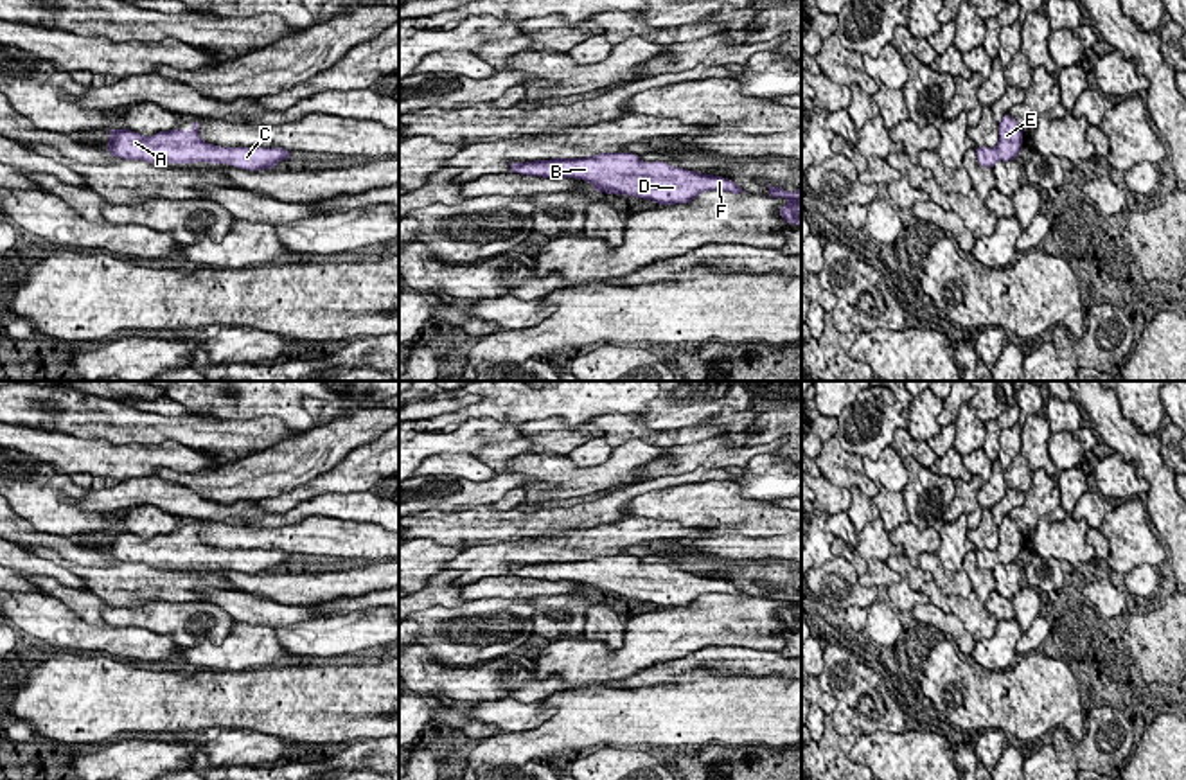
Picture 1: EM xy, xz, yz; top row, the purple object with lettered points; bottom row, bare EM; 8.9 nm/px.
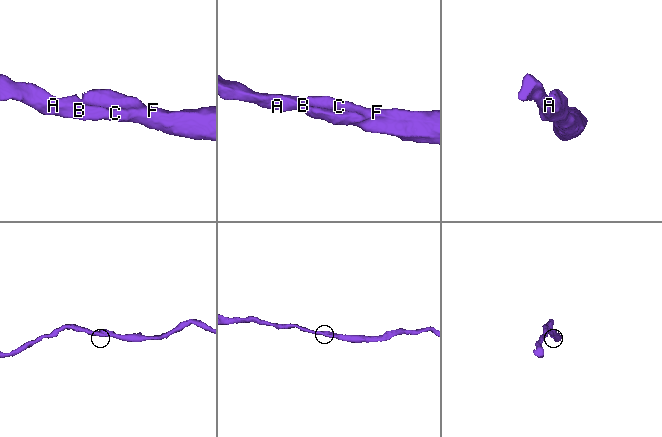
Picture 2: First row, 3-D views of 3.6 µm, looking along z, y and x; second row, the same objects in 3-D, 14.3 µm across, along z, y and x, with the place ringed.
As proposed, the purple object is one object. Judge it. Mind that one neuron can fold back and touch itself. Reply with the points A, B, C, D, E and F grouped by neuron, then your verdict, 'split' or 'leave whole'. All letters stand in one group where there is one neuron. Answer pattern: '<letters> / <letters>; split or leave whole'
A B C D E F; leave whole

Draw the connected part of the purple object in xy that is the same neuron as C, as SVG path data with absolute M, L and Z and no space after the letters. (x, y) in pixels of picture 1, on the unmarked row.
M192 523L190 534L180 530L142 539L131 532L108 532L108 555L126 563L146 563L155 568L164 566L228 566L246 573L273 572L288 563L291 554L282 550L221 550L199 541L199 525Z

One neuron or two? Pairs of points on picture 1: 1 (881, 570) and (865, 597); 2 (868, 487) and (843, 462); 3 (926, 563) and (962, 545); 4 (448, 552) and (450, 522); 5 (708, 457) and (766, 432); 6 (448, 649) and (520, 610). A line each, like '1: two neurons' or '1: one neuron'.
1: two neurons
2: one neuron
3: two neurons
4: two neurons
5: two neurons
6: one neuron

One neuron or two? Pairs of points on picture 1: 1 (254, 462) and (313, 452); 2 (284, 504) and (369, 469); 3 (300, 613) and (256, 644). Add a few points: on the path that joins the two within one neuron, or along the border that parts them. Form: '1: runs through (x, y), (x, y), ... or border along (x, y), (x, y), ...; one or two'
1: runs through (268, 462), (293, 462), (299, 459); one
2: runs through (306, 491), (347, 477); one
3: border along (234, 620), (274, 628); two

